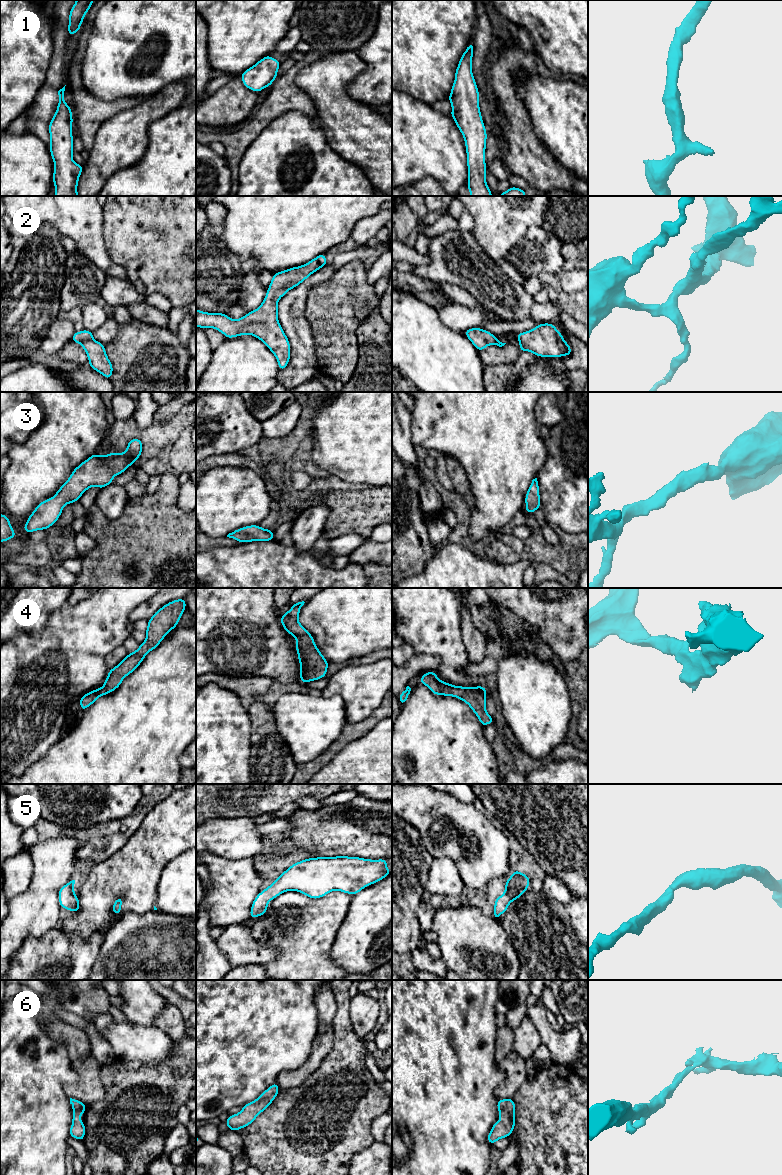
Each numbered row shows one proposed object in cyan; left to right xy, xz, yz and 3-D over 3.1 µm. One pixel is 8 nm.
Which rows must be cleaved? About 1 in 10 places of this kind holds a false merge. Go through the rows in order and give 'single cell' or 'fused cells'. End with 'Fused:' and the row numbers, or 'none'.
1: single cell
2: single cell
3: single cell
4: single cell
5: single cell
6: single cell
Fused: none

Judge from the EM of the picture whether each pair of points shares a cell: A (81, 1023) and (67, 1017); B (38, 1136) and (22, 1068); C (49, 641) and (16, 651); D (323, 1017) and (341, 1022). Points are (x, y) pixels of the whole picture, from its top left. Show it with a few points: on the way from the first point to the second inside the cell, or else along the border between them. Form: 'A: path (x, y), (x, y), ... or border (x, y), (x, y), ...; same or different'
A: path (78, 1022), (70, 1018); same
B: path (34, 1119), (33, 1103), (22, 1090), (22, 1085); same
C: path (41, 649), (39, 651), (24, 651); same
D: border (333, 996), (336, 1002), (336, 1012), (330, 1024); different

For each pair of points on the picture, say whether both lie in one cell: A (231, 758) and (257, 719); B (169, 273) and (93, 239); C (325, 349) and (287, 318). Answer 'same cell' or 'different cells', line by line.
A: different cells
B: different cells
C: different cells

